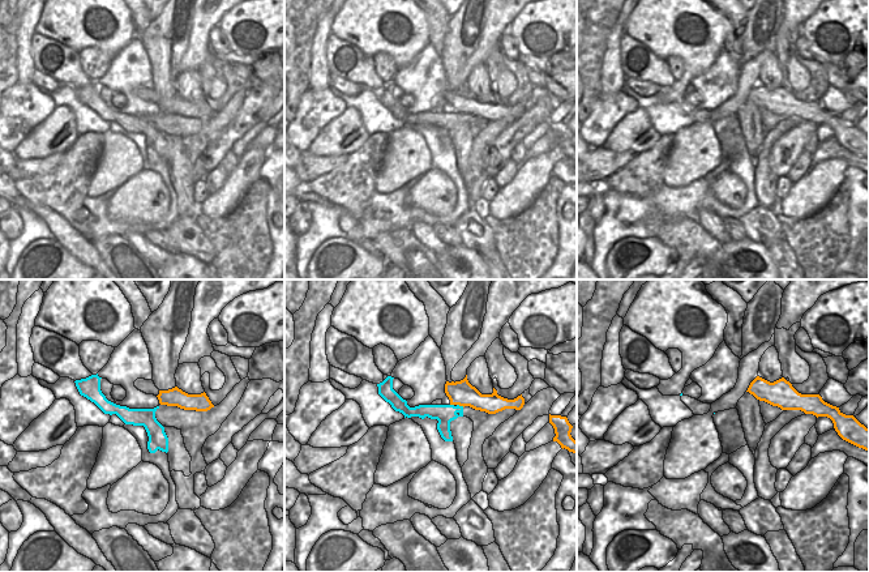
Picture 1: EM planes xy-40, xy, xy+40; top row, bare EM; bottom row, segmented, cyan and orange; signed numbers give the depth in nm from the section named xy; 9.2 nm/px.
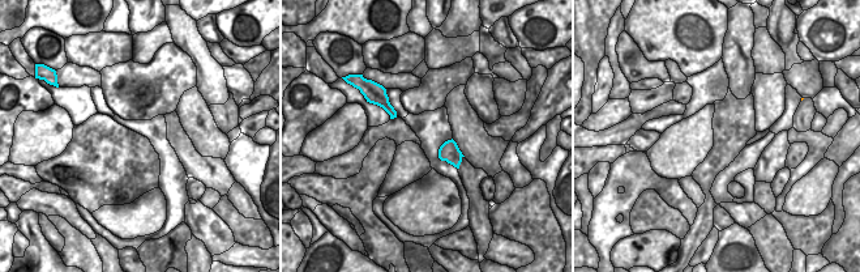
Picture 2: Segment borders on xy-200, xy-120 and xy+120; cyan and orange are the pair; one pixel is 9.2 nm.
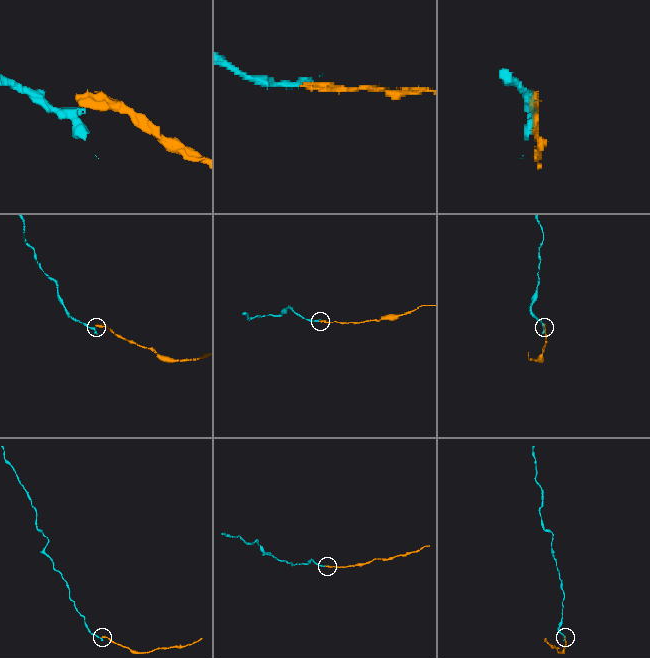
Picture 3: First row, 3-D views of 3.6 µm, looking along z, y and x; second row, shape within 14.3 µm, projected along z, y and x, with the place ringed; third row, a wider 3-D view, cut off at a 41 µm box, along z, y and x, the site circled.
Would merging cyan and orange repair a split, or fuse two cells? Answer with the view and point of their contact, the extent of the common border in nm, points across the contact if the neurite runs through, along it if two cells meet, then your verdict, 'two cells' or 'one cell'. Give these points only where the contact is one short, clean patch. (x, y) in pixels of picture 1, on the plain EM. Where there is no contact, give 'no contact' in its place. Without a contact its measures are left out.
meets cyan in xy at (461, 114); contact 80 nm long; border along xy (457, 111), (463, 114); two cells

